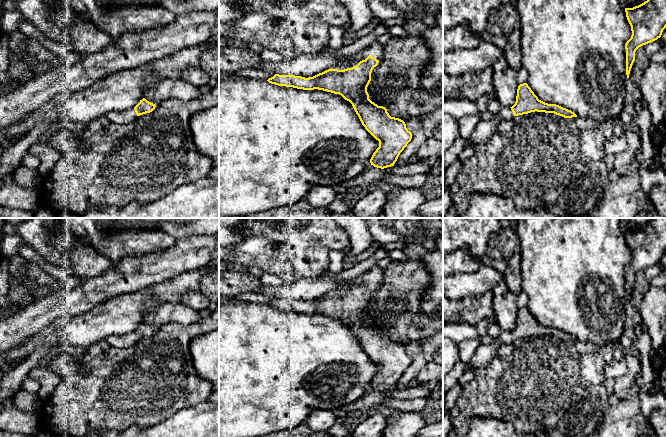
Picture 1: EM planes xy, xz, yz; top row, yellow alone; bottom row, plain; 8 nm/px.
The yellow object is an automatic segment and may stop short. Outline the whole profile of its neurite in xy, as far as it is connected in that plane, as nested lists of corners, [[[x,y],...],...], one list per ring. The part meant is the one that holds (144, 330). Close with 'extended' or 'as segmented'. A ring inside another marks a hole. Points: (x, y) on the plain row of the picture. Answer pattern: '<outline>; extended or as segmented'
[[[143,322],[134,332],[123,335],[109,335],[105,338],[105,341],[113,347],[123,349],[131,346],[140,339],[152,336],[155,331],[155,328]]]; extended

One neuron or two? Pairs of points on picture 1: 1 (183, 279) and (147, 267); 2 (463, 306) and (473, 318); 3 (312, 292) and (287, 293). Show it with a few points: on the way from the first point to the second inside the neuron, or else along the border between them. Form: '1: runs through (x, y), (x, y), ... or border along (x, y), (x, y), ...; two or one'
1: border along (197, 268), (177, 274), (153, 285); two
2: runs through (466, 309), (472, 315); one
3: runs through (306, 292), (293, 292); one

